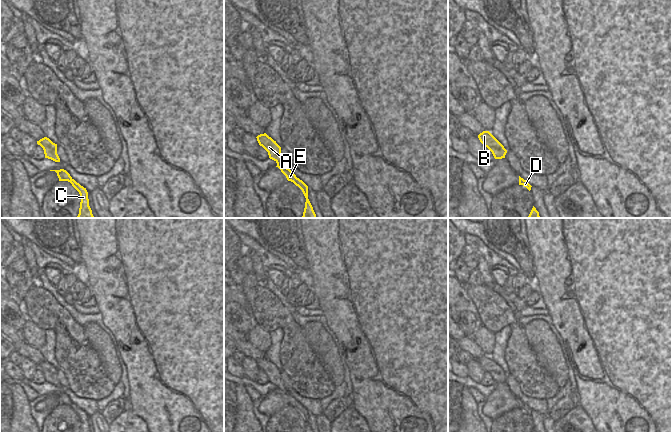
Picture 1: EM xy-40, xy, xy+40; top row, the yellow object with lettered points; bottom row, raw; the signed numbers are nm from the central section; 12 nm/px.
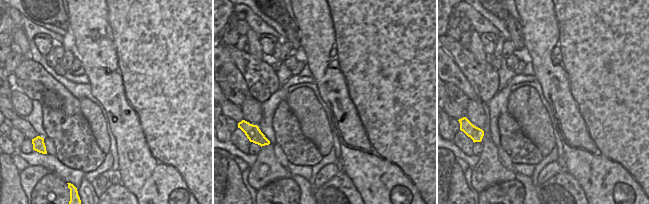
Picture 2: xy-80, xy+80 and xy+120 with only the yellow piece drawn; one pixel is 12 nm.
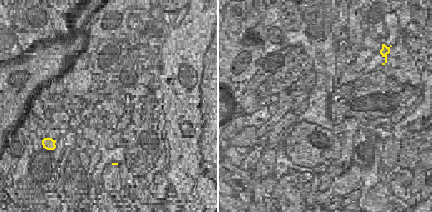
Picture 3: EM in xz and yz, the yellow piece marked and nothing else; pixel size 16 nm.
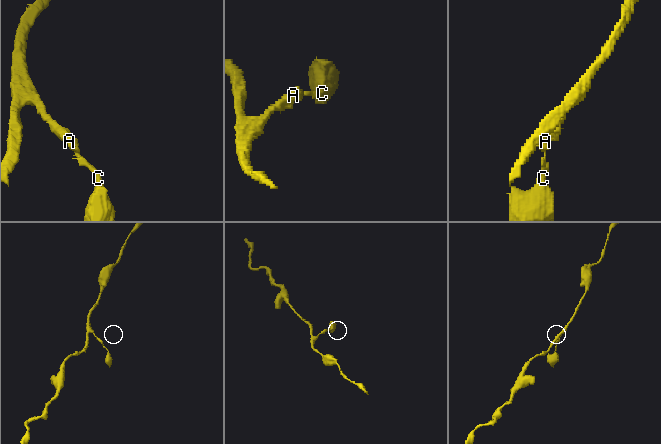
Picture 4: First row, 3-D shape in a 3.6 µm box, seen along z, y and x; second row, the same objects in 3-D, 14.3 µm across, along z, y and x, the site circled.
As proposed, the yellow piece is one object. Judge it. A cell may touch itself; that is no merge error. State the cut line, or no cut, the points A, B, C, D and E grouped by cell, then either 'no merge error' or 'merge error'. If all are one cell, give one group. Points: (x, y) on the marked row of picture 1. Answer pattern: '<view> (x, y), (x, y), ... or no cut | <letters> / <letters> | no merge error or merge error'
no cut | A B C D E | no merge error

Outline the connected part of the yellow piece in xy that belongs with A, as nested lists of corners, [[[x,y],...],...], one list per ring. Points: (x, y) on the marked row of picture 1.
[[[266,133],[260,134],[256,138],[259,145],[262,146],[268,152],[269,158],[277,163],[276,167],[281,170],[281,172],[286,176],[287,180],[293,182],[302,190],[306,198],[302,218],[316,218],[316,214],[308,199],[308,186],[302,180],[297,178],[296,175],[293,174],[289,168],[284,166],[283,158],[281,156],[281,147]]]

